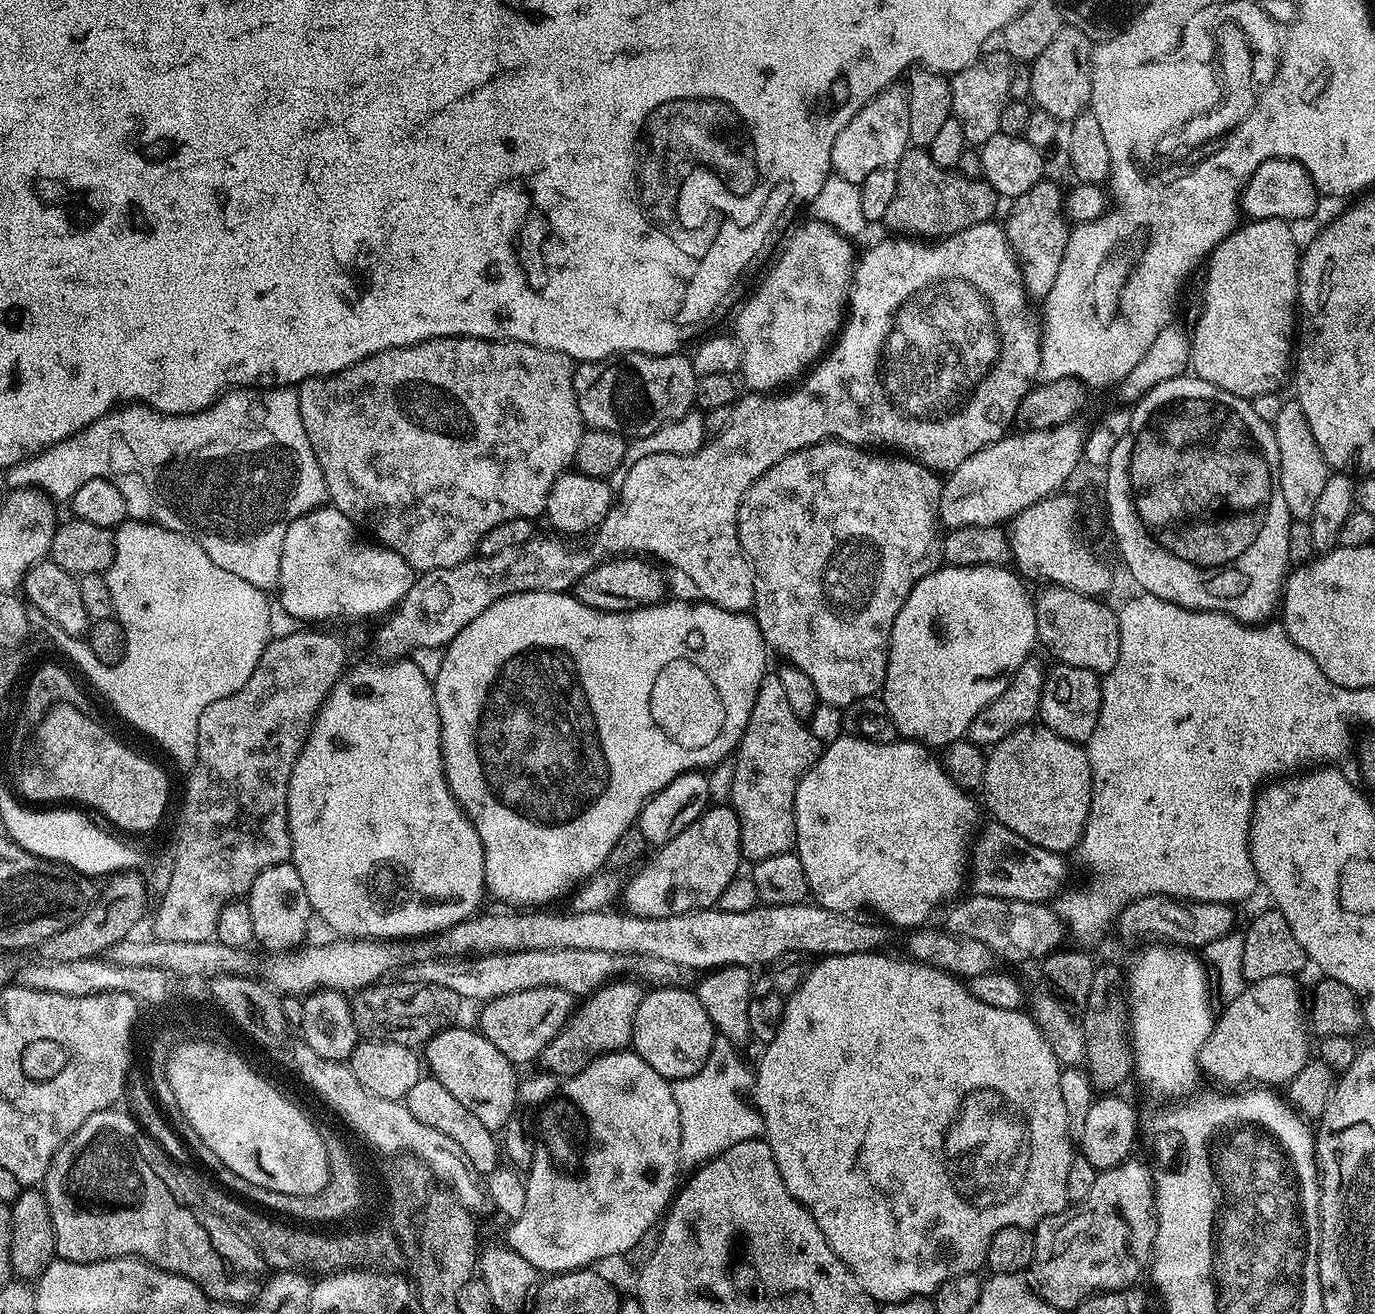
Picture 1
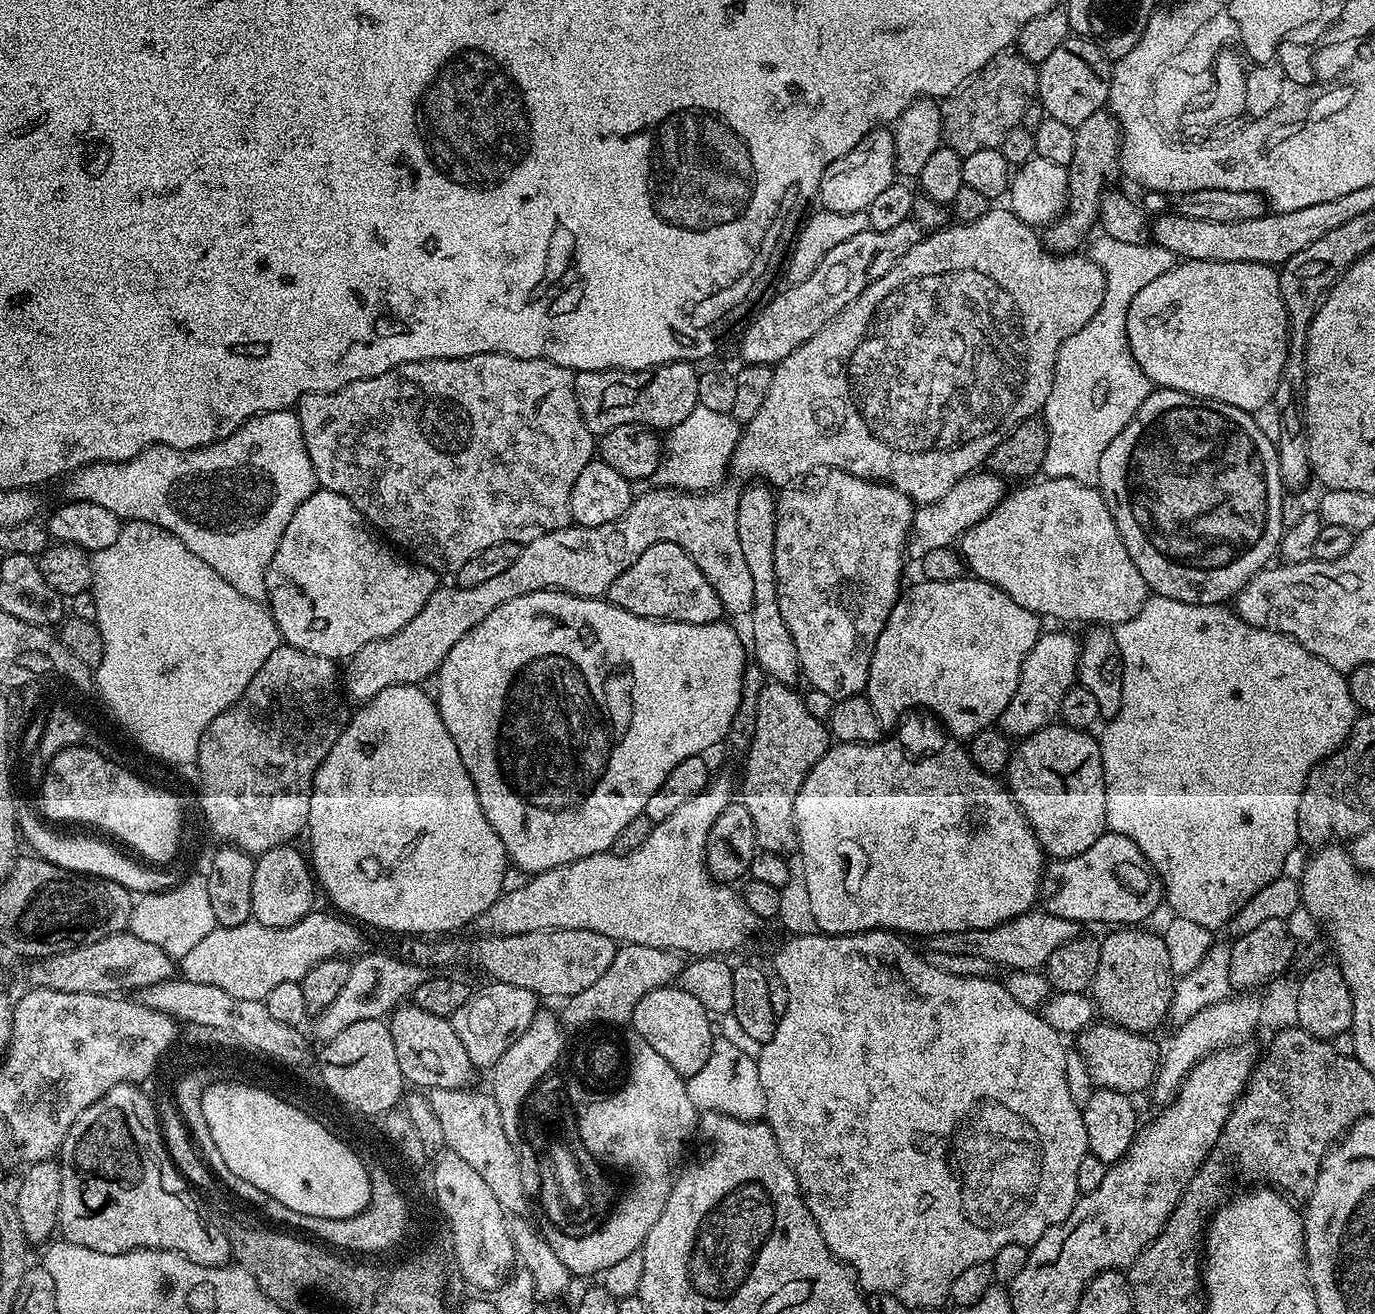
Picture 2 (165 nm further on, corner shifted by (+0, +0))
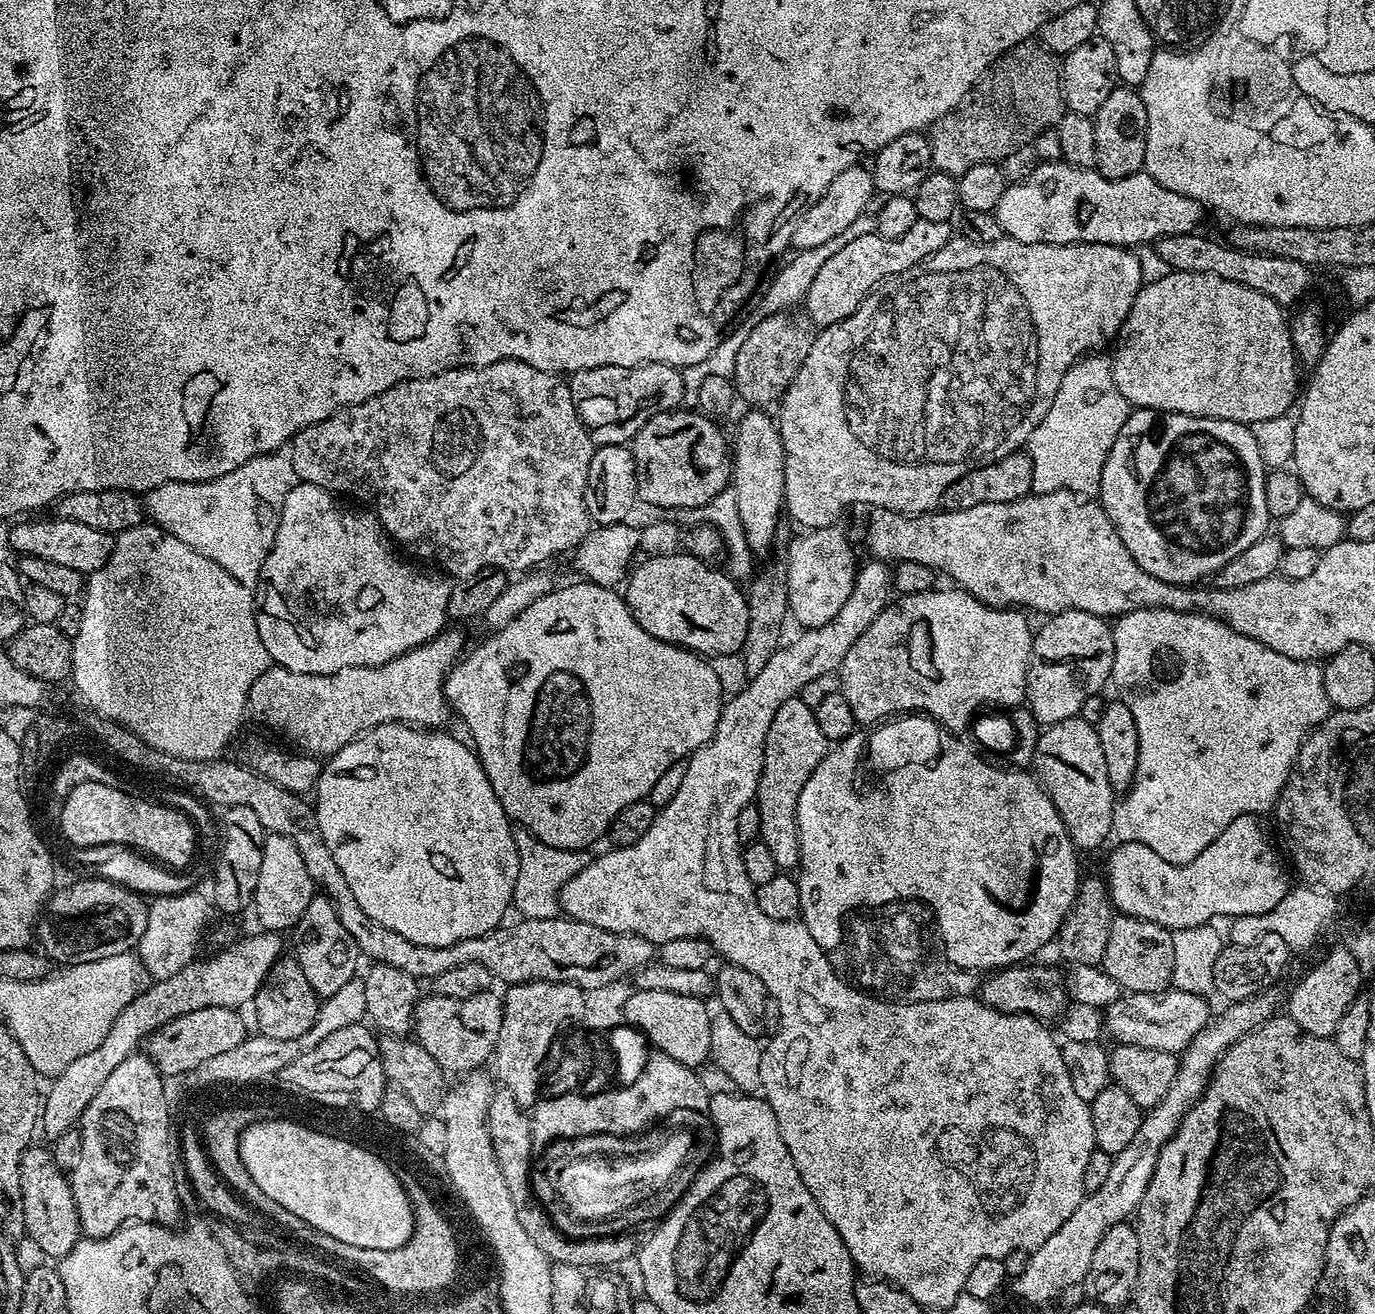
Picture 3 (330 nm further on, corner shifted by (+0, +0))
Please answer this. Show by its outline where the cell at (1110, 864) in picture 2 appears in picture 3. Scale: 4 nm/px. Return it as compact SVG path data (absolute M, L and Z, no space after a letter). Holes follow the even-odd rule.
M1256 814L1234 818L1198 858L1185 864L1171 864L1166 858L1158 858L1158 854L1154 854L1150 846L1142 846L1142 842L1117 843L1106 871L1113 909L1125 916L1154 922L1172 932L1211 925L1215 916L1235 918L1274 910L1288 893L1289 869L1286 864L1284 869L1280 861L1281 849L1272 845L1260 820Z

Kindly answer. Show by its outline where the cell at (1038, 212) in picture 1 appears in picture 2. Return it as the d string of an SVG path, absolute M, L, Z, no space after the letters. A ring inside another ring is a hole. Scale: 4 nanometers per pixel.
M1101 110L1090 114L1090 118L1086 118L1086 122L1082 122L1075 128L1074 134L1074 158L1070 158L1068 163L1068 207L1065 208L1059 218L1043 229L1042 239L1045 248L1049 252L1057 254L1072 254L1080 248L1093 235L1092 227L1097 227L1098 217L1100 215L1100 198L1104 195L1106 189L1109 187L1108 179L1112 175L1117 175L1120 167L1120 137L1122 129L1119 120L1112 115L1111 111Z

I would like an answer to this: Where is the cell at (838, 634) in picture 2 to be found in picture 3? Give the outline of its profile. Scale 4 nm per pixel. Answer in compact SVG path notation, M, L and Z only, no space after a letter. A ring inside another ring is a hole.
M840 526L831 528L813 528L801 531L801 536L796 536L792 540L792 545L788 548L788 611L791 619L804 624L805 629L821 628L823 624L828 624L842 610L842 604L846 598L850 598L850 592L854 590L856 573L858 571L858 559L856 552L852 549L852 544L848 541L846 533Z

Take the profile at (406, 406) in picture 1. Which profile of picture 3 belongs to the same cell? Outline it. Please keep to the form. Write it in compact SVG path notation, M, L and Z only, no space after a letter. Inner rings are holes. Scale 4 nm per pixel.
M499 360L481 368L451 368L442 374L404 380L374 398L366 398L366 402L341 408L330 418L306 426L292 437L290 451L297 481L313 484L341 497L353 496L354 499L361 500L364 503L361 505L371 509L380 521L380 527L397 545L409 544L422 559L433 560L432 564L437 569L443 570L452 578L478 574L478 570L483 568L500 568L509 574L523 574L539 569L547 565L544 563L551 556L575 550L593 527L586 510L586 474L590 474L594 445L576 412L568 380L563 375L538 370L521 360Z

